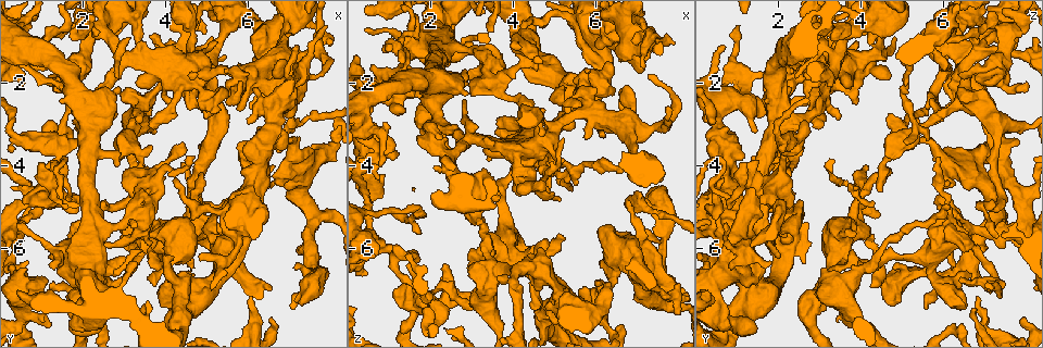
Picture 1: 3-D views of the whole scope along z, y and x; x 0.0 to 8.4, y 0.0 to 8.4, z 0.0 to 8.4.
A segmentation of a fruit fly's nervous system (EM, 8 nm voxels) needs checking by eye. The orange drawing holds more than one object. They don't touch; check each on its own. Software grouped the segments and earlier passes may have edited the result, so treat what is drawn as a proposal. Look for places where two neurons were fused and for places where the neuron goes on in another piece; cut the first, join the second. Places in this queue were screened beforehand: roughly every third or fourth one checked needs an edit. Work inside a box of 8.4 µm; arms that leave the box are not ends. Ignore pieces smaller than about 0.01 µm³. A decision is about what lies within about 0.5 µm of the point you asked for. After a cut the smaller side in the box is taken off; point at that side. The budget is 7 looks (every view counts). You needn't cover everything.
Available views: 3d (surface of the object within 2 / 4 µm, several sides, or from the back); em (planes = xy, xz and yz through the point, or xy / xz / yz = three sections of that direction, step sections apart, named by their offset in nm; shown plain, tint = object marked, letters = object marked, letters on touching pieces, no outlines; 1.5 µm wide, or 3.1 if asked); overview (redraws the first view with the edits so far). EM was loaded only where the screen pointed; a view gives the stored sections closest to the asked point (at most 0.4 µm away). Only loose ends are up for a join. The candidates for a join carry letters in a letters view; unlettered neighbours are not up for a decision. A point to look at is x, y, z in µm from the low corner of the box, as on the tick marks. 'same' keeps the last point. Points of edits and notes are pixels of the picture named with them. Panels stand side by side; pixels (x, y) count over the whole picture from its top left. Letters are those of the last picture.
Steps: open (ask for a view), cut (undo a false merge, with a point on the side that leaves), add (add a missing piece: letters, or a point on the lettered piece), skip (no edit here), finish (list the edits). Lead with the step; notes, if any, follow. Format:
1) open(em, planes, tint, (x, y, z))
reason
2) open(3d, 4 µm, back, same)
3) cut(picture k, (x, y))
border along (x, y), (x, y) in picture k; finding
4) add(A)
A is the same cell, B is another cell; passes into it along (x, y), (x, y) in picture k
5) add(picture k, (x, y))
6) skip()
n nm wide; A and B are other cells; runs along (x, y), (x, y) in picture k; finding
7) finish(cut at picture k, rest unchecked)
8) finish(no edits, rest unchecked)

open(em, xz, step 4, tint, (1.55, 3.65, 2.15))
four arms meet

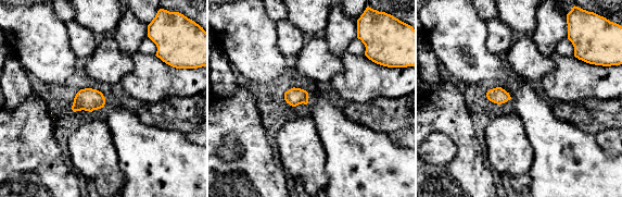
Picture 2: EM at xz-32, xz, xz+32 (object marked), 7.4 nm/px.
open(em, planes, tint, same)

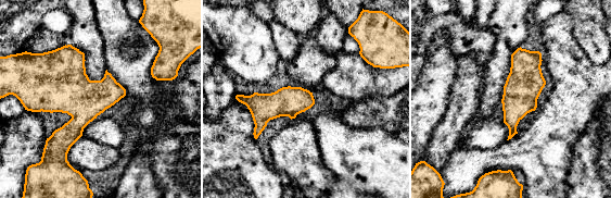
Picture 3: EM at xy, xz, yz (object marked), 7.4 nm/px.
open(em, planes, letters, same)
see the neighbours

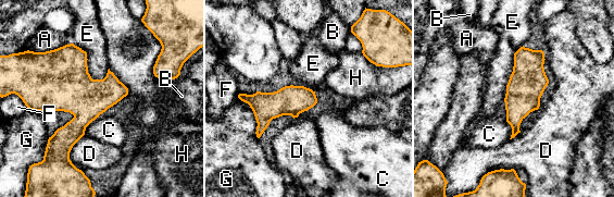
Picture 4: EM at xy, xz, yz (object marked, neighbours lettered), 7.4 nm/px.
skip()
220 nm wide; A, B, C, D, E, F, G and H are other cells; continuous, no second neuron

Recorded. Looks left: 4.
open(em, planes, letters, (1.65, 4.80, 0.70))
abrupt turn

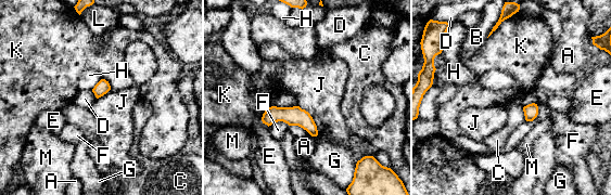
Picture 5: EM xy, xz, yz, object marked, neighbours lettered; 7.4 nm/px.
skip()
J touches over 260 nm; A, B, C, D, E, F, G, H, J, K, L and M are other cells; one neuron here

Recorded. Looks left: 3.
open(3d, 2 µm, (7.15, 6.40, 4.80))
free end

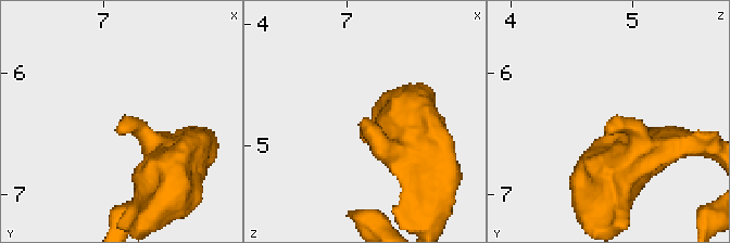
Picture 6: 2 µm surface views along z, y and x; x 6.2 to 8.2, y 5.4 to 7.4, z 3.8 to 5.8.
open(em, planes, letters, (7.12, 6.44, 4.76))
need the tissue

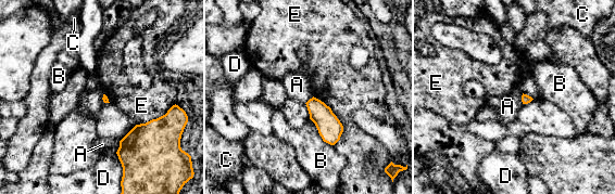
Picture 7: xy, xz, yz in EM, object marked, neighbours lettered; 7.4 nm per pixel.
skip()
A, B, C, D and E are other cells; border along (120, 141), (120, 146), (115, 152) in picture 7; no lettered piece goes on from it

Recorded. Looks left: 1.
finish(no edits, rest unchecked)

